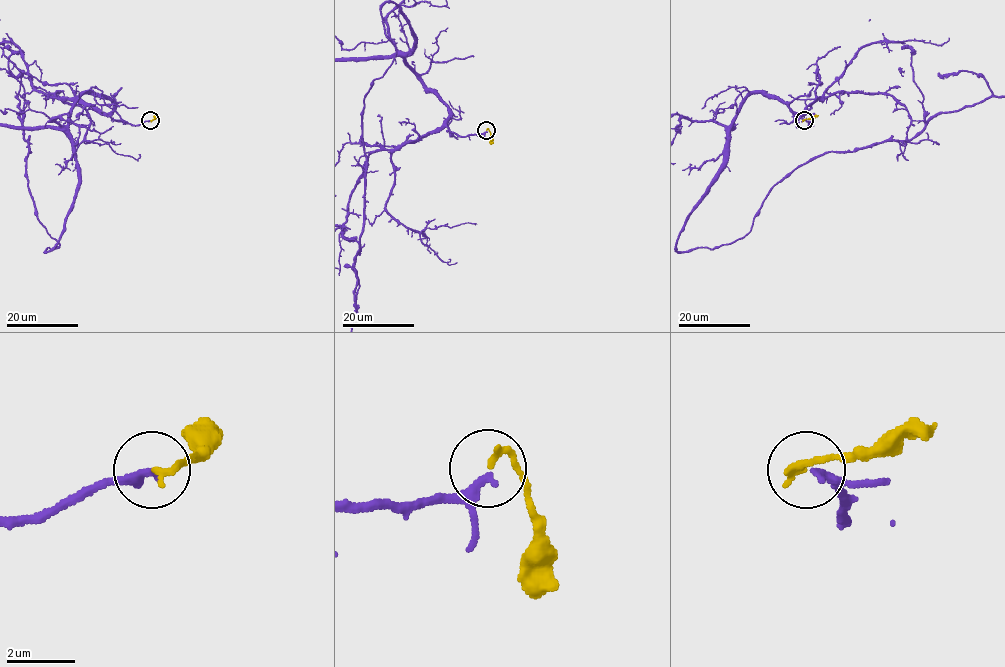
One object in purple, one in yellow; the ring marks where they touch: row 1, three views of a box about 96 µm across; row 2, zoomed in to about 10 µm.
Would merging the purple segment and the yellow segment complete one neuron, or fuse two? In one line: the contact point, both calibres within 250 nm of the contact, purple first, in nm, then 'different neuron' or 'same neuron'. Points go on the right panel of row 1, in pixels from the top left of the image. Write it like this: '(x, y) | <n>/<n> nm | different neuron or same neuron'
(804, 120) | 180/180 nm | same neuron

